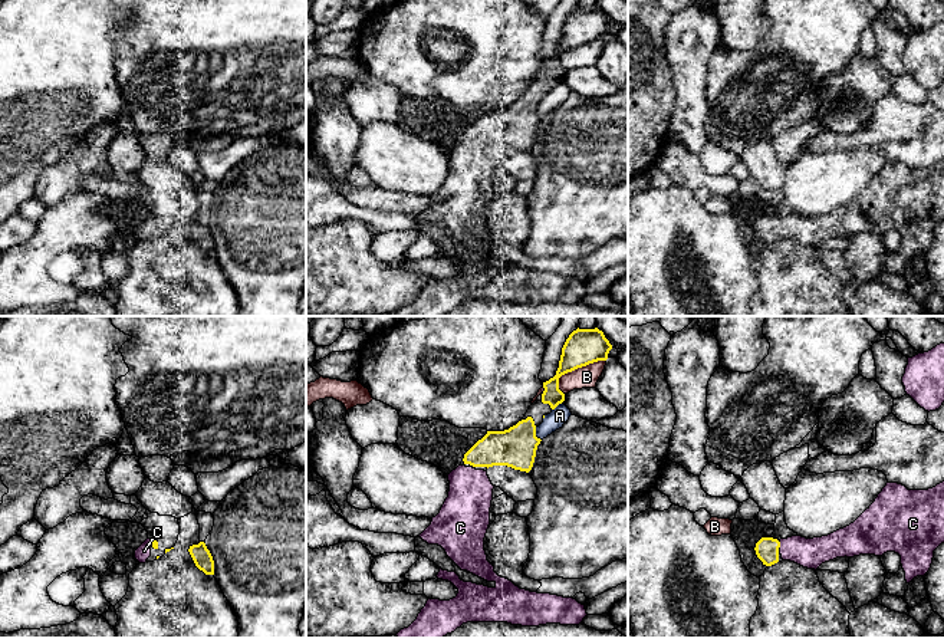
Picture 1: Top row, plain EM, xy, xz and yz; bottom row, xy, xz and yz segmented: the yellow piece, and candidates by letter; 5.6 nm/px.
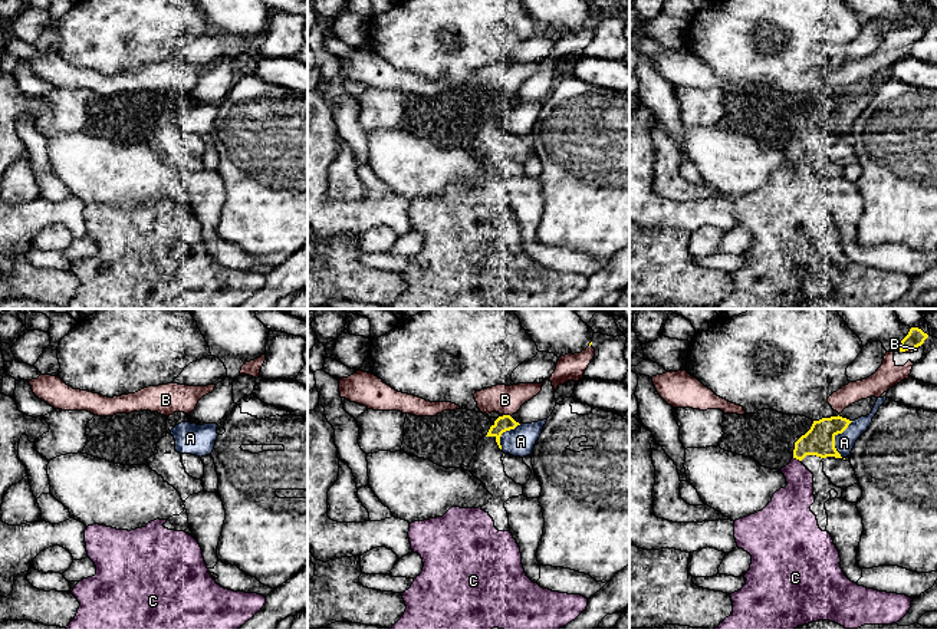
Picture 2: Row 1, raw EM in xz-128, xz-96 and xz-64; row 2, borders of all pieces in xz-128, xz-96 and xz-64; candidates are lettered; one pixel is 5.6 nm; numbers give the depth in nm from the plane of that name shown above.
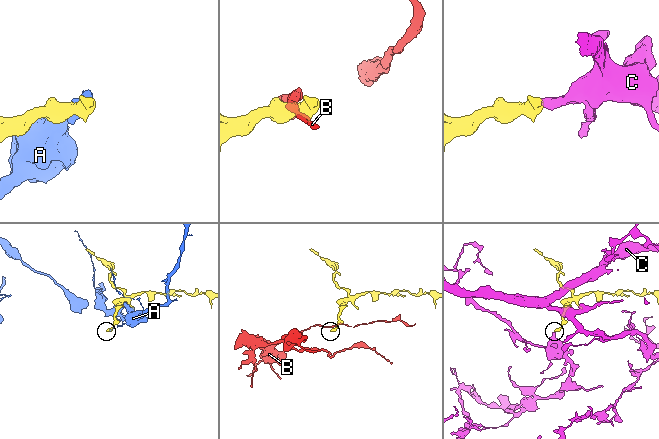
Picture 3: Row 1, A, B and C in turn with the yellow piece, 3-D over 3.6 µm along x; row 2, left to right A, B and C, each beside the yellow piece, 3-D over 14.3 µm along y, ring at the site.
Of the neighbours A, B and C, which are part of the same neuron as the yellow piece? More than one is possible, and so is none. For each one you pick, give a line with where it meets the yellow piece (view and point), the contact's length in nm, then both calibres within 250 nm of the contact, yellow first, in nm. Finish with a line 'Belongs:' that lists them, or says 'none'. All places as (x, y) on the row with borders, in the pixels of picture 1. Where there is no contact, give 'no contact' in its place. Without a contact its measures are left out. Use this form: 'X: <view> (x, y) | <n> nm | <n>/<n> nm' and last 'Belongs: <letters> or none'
C: yz (779, 543) | 40 nm | 130/170 nm
Belongs: C

